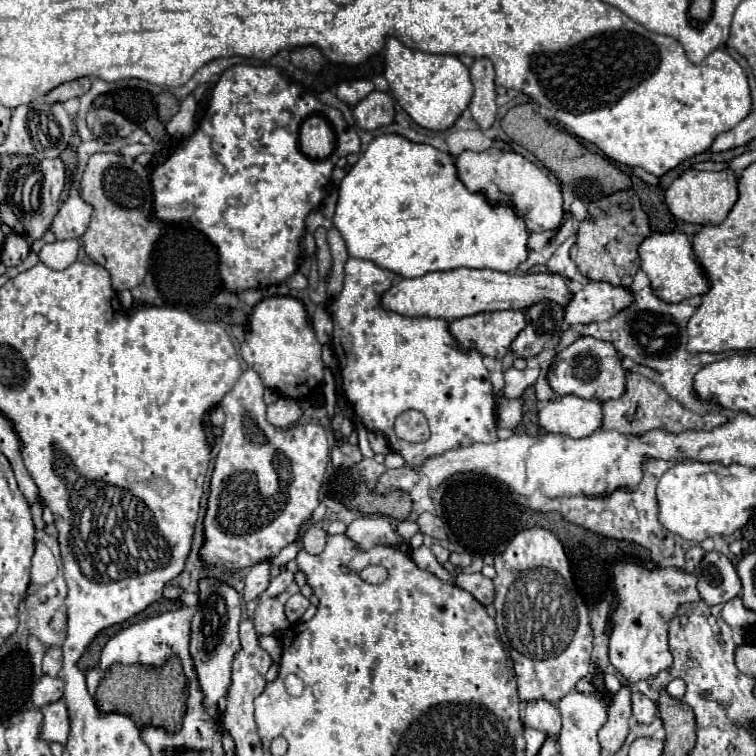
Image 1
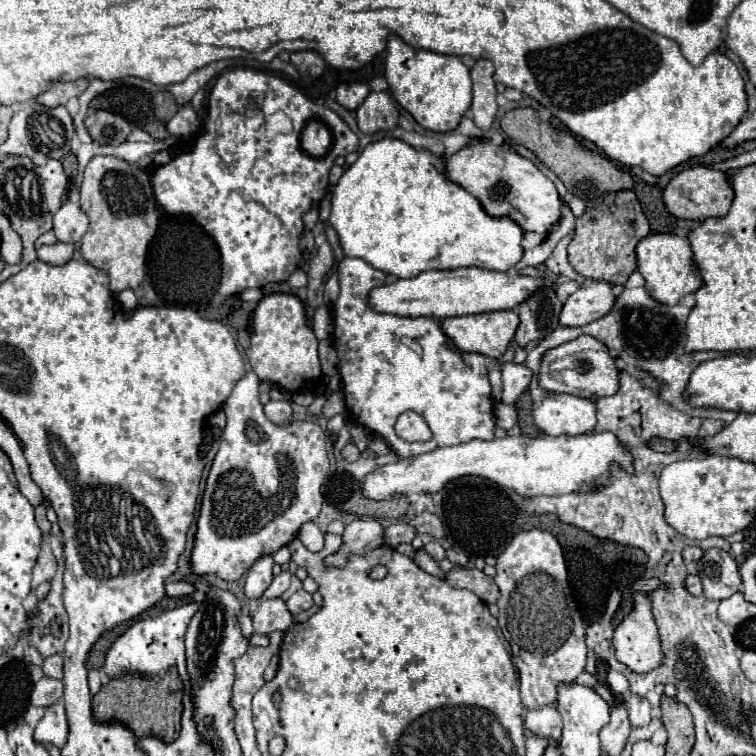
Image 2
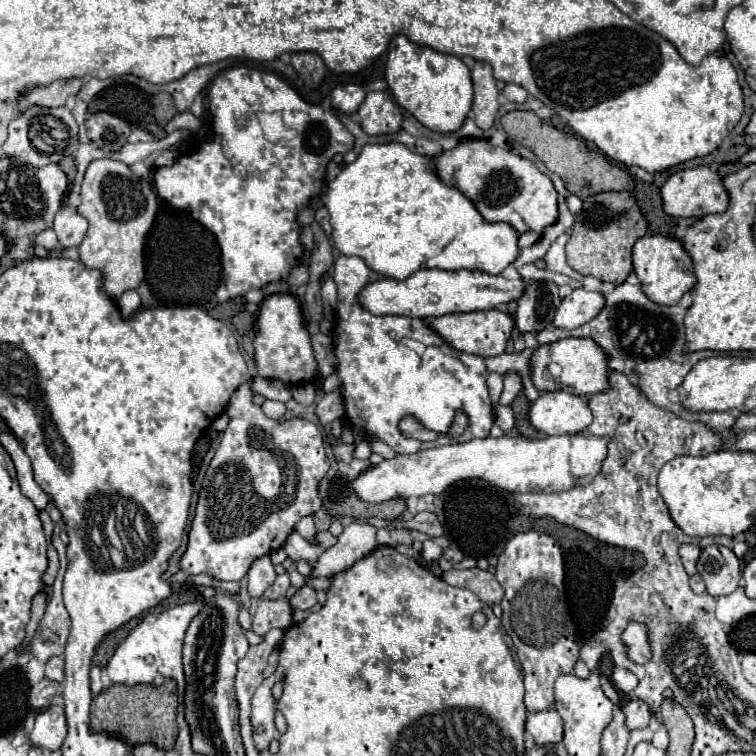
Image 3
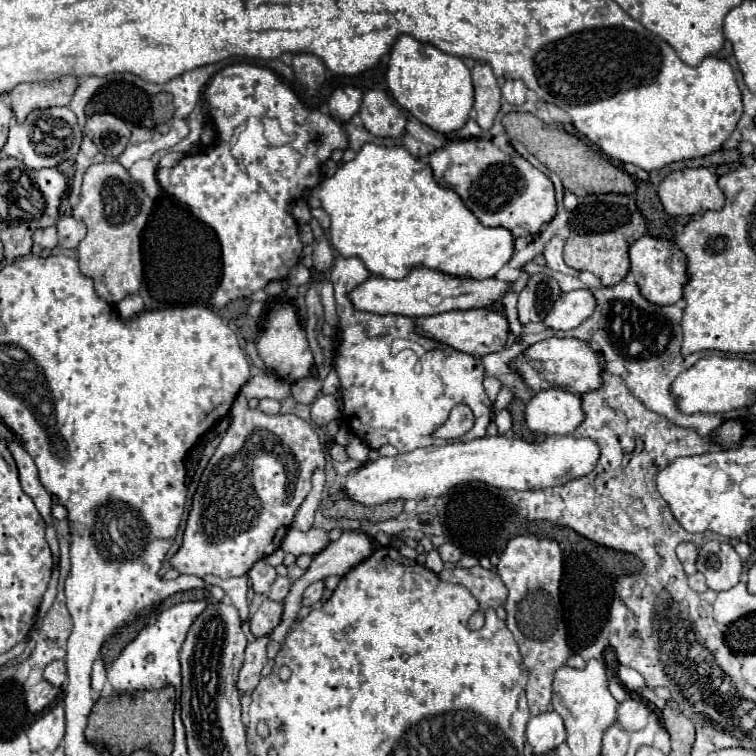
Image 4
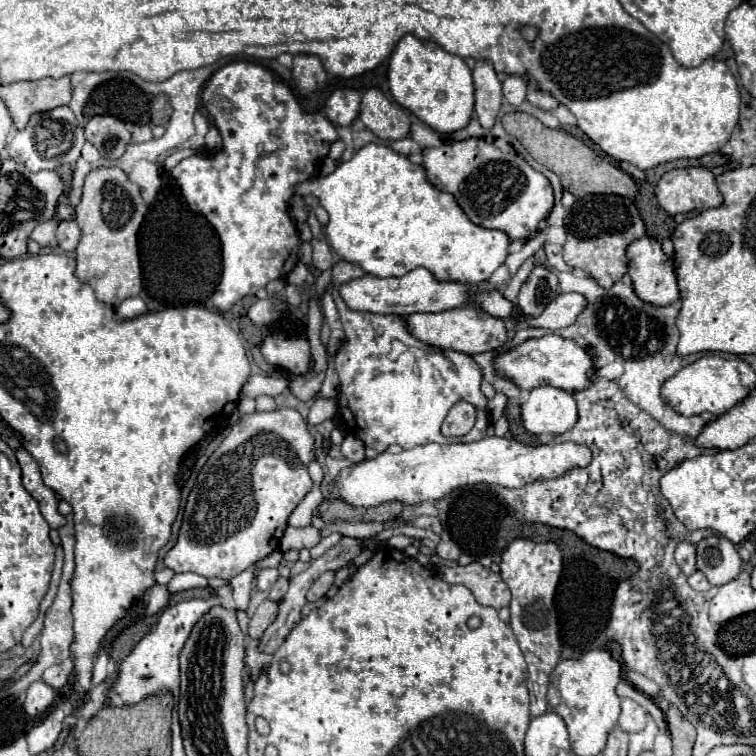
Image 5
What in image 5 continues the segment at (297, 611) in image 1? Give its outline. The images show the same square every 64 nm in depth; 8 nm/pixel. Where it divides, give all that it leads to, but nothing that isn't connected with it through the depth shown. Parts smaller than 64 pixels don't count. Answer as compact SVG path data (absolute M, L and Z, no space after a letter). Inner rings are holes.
M334 570L324 572L324 574L322 574L314 584L312 584L312 588L310 588L310 592L308 592L308 602L316 602L316 600L320 600L320 598L328 592L328 588L332 586L334 576L336 576Z

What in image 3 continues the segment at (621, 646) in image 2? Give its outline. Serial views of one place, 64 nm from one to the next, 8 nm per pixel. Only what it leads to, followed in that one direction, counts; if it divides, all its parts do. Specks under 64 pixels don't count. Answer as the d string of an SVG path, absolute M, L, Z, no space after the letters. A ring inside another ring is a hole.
M630 622L630 626L624 630L622 634L624 644L628 646L628 656L638 662L644 664L650 660L650 644L648 644L648 628L644 624L636 624Z

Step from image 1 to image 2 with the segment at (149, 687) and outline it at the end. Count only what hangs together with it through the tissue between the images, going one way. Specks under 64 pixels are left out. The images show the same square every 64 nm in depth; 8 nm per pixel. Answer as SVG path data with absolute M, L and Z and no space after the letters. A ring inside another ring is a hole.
M170 668L160 680L138 678L136 674L128 674L124 678L110 680L100 692L92 698L94 720L100 724L120 722L128 726L136 738L156 736L162 742L172 742L180 732L180 714L182 714L182 680L176 674L176 668Z

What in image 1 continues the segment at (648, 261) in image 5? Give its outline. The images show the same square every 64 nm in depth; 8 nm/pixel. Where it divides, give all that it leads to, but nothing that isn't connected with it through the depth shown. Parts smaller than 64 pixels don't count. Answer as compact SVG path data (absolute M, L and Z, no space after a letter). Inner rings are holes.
M682 232L652 234L642 240L642 244L638 246L638 254L640 254L640 262L642 262L640 268L650 278L650 286L660 300L664 300L668 304L676 304L690 296L704 294L708 290L708 282L696 262L692 244L686 238L686 234L682 234Z

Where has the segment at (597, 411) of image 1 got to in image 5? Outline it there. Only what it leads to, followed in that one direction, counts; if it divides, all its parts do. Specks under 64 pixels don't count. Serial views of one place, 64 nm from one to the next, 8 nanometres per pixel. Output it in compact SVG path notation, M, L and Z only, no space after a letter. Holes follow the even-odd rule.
M538 386L528 392L526 402L520 406L520 416L522 416L522 426L530 434L564 434L568 432L576 420L578 420L578 408L572 392L560 390L554 386Z

